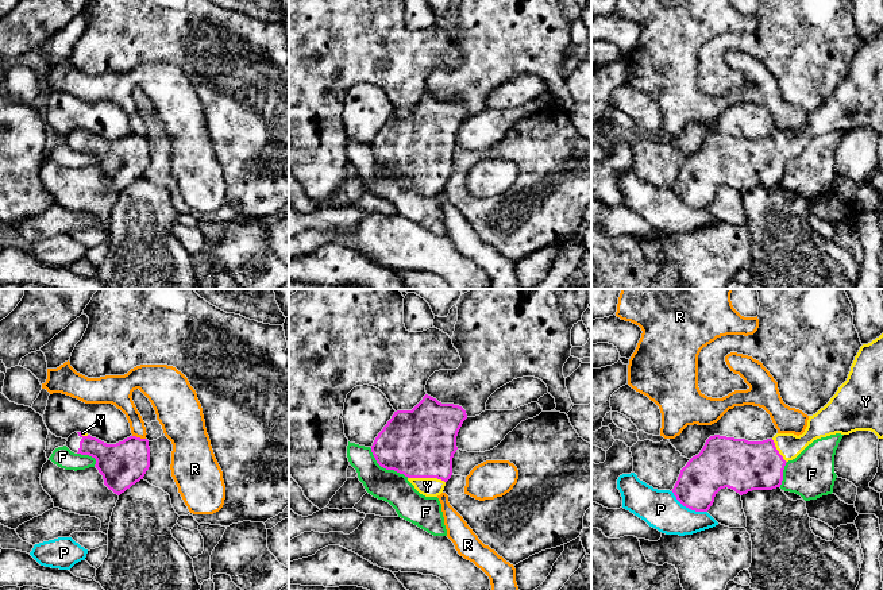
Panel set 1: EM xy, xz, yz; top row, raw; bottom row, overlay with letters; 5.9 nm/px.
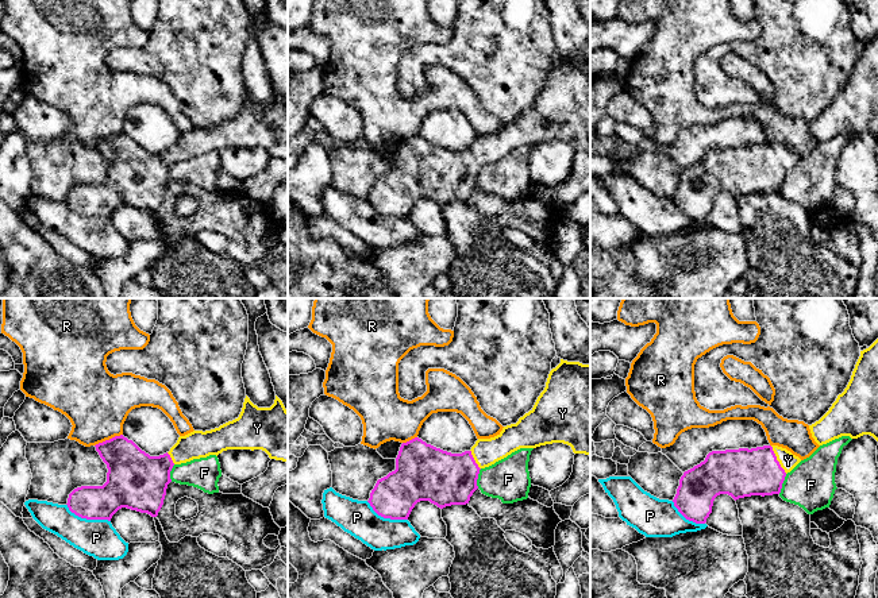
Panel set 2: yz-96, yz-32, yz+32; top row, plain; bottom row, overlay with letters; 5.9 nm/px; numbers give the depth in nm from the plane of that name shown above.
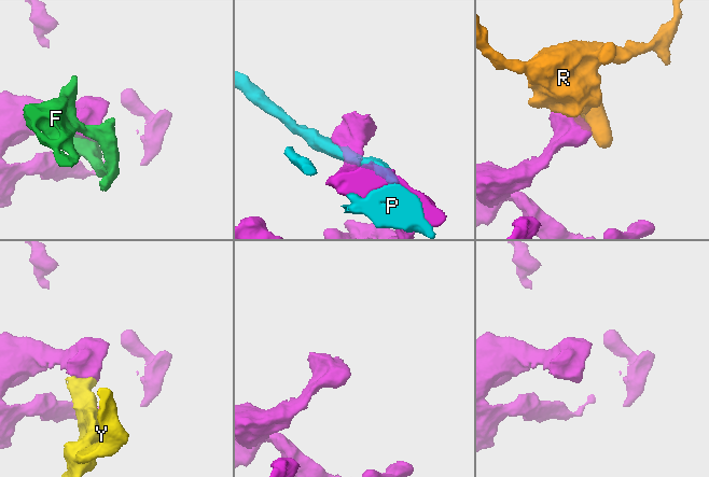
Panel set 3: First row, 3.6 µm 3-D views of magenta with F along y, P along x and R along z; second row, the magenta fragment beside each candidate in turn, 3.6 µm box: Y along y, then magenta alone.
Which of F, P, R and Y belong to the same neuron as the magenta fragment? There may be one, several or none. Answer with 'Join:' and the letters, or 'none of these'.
Join: Y

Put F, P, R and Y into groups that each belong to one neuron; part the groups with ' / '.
F / P / R / Y

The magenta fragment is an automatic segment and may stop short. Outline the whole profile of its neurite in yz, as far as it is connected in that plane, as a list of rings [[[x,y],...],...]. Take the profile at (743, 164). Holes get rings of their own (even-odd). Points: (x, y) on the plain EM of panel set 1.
[[[883,31],[860,45],[847,78],[824,105],[809,113],[802,132],[776,131],[763,139],[710,134],[701,150],[680,167],[672,190],[683,204],[695,209],[707,209],[721,186],[728,185],[743,193],[752,188],[780,185],[786,161],[795,157],[814,138],[856,128],[871,128],[878,136],[883,136]]]

